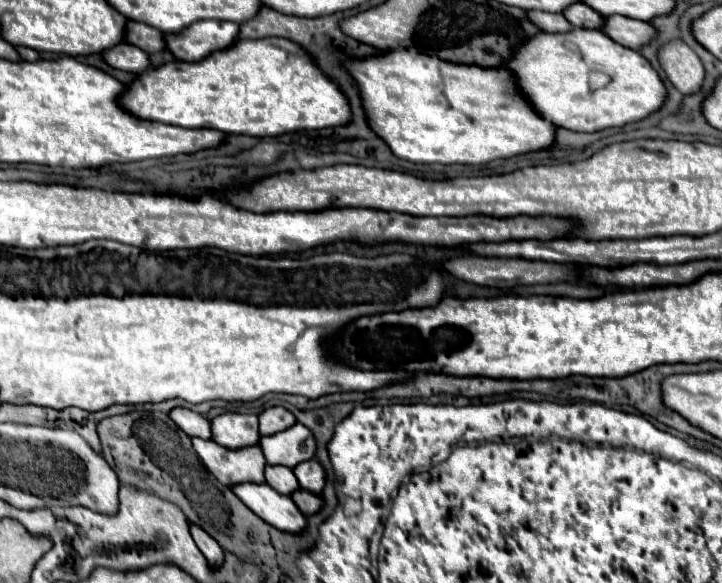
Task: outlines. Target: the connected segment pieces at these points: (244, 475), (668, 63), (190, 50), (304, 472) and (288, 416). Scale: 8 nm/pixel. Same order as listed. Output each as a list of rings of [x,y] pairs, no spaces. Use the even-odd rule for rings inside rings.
[[[192,438],[192,446],[196,454],[202,458],[204,466],[220,480],[220,484],[240,484],[240,482],[264,482],[264,454],[254,446],[230,450],[214,440]]]
[[[674,40],[666,44],[658,56],[666,76],[682,94],[688,96],[700,92],[706,78],[706,70],[702,60],[688,44],[684,44],[682,40]]]
[[[200,20],[192,28],[178,32],[176,36],[166,36],[168,50],[184,62],[200,62],[212,52],[230,48],[240,36],[238,24],[216,24],[216,20]]]
[[[314,458],[304,462],[304,464],[298,464],[294,468],[294,474],[298,478],[300,488],[304,488],[308,492],[314,492],[314,494],[322,492],[322,488],[324,488],[324,470]]]
[[[282,406],[268,408],[258,418],[260,418],[260,434],[266,434],[266,436],[282,432],[282,430],[290,428],[292,424],[296,424],[296,418],[292,416],[292,412],[288,412]]]

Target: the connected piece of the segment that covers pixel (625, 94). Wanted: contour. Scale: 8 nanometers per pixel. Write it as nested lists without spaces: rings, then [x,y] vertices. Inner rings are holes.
[[[574,28],[566,34],[540,32],[540,36],[534,36],[532,40],[528,40],[528,44],[520,44],[520,52],[516,52],[514,58],[506,64],[518,68],[516,76],[520,76],[520,88],[528,92],[528,100],[536,104],[536,110],[542,116],[548,116],[548,120],[556,122],[560,128],[568,128],[574,132],[598,132],[604,128],[620,128],[630,122],[640,122],[658,112],[668,96],[662,78],[640,52],[616,44],[604,32],[588,32],[584,28]],[[590,72],[602,72],[610,78],[610,82],[604,88],[592,90]]]

